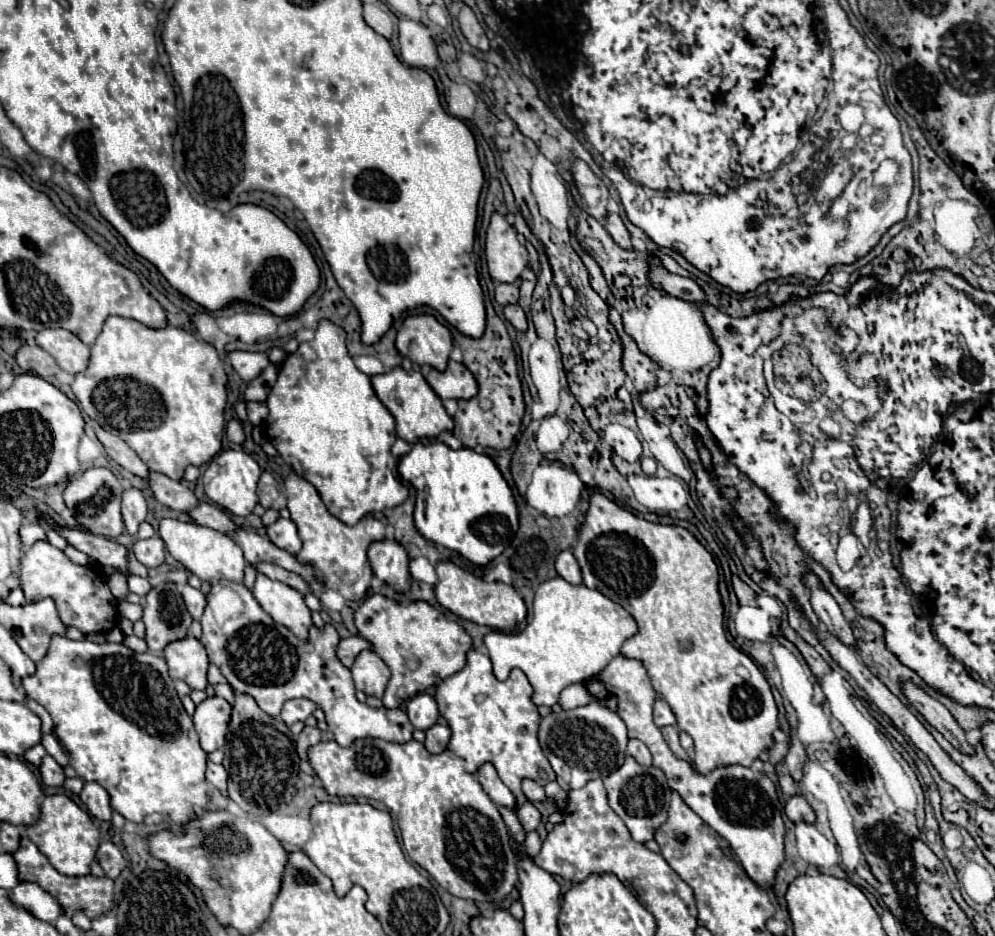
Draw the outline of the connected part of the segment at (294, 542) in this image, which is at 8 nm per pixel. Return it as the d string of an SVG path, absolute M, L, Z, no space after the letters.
M278 518L278 522L274 522L272 526L268 526L268 538L284 548L284 550L290 550L290 552L298 552L302 548L302 540L298 536L298 528L292 520L284 520L284 518Z

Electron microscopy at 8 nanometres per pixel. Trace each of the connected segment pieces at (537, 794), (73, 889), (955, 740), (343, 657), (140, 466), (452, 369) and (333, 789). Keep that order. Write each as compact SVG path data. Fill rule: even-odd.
M524 778L524 782L522 782L522 792L528 796L528 800L538 800L538 802L546 800L544 788L542 788L536 780L532 780L532 778Z
M22 838L18 850L12 856L18 864L18 878L22 882L34 882L42 890L46 890L52 898L58 900L58 904L62 906L62 912L68 918L72 918L76 912L84 912L92 920L92 918L106 914L112 908L114 882L110 878L106 878L106 876L102 876L102 878L96 878L96 876L76 876L76 878L64 876L46 860L46 856L28 838Z
M906 682L902 686L904 696L910 700L910 704L960 752L974 754L974 746L968 744L964 730L958 726L956 718L950 714L946 706L942 706L938 700L930 698L926 692L922 692L916 684Z
M348 636L348 638L342 638L340 644L336 646L336 656L338 656L338 660L346 668L350 668L352 662L354 662L354 658L356 658L356 654L362 652L364 648L368 648L368 642L364 638L360 638L360 636Z
M100 426L96 428L96 436L98 436L98 440L104 444L108 456L110 456L112 460L116 460L122 468L130 470L132 474L136 474L136 476L140 476L140 478L144 478L144 480L150 478L150 466L148 466L124 440L120 440L118 436L112 436L110 432L102 430Z
M450 360L448 368L444 372L432 368L426 376L432 390L444 400L444 398L456 398L456 400L468 400L474 394L478 394L478 384L474 374L460 362Z
M360 738L346 748L334 740L322 740L308 750L308 756L326 792L336 796L362 796L384 802L398 820L404 848L410 860L428 870L428 874L452 896L468 898L474 902L498 902L508 896L518 882L516 858L510 848L510 834L496 804L484 792L476 776L462 769L462 761L452 752L444 750L440 754L432 754L418 740L392 744L380 738Z

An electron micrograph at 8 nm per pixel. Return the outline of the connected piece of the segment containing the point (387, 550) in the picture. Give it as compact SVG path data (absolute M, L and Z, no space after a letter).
M384 538L372 542L368 548L368 560L374 574L384 580L386 584L394 586L400 592L406 592L410 586L410 572L408 572L408 554L402 544L394 538Z

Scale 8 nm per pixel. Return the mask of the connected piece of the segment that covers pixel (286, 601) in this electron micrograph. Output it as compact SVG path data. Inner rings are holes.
M258 574L252 594L264 608L264 612L268 612L274 618L274 622L284 624L298 638L306 640L312 618L302 594L296 588L278 580L270 580L264 574Z

